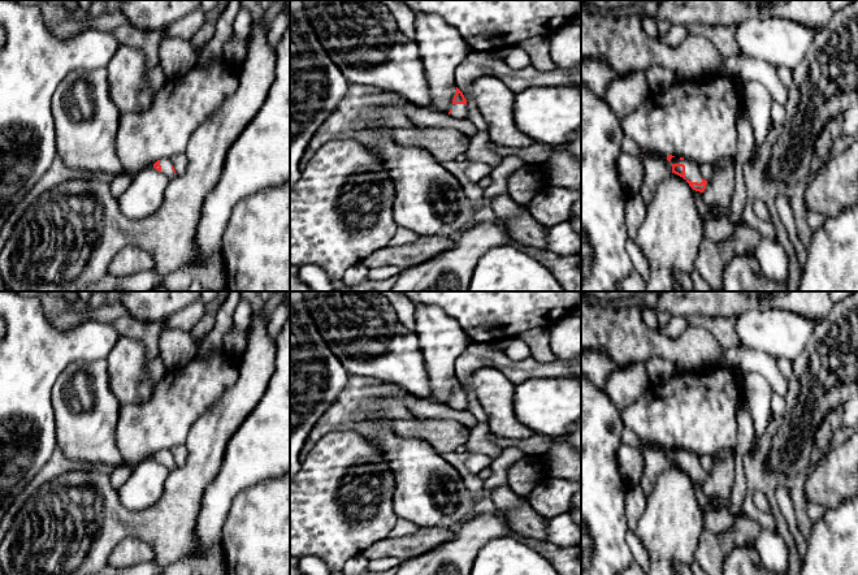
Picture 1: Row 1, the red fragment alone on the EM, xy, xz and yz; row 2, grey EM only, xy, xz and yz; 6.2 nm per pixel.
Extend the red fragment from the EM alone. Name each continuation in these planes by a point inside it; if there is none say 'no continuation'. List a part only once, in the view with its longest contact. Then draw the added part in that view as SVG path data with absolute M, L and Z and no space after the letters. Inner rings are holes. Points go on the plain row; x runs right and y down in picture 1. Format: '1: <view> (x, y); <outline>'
1: yz (692, 462); M672 449L672 455L684 455L685 457L685 470L692 474L698 474L698 475L702 474L699 458L694 453L689 450L680 451L677 449Z

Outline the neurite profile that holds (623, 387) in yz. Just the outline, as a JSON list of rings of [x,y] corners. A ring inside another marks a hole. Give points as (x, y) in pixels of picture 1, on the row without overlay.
[[[636,362],[615,371],[603,386],[614,406],[620,411],[641,397],[649,388],[649,375],[645,362]]]

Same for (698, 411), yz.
[[[714,364],[694,372],[675,373],[664,385],[649,385],[645,393],[620,411],[621,424],[642,441],[681,448],[698,458],[719,450],[737,451],[738,405],[744,389],[737,373]]]

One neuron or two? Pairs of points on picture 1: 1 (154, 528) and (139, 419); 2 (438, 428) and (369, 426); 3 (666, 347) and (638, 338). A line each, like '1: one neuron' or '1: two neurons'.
1: two neurons
2: two neurons
3: one neuron

